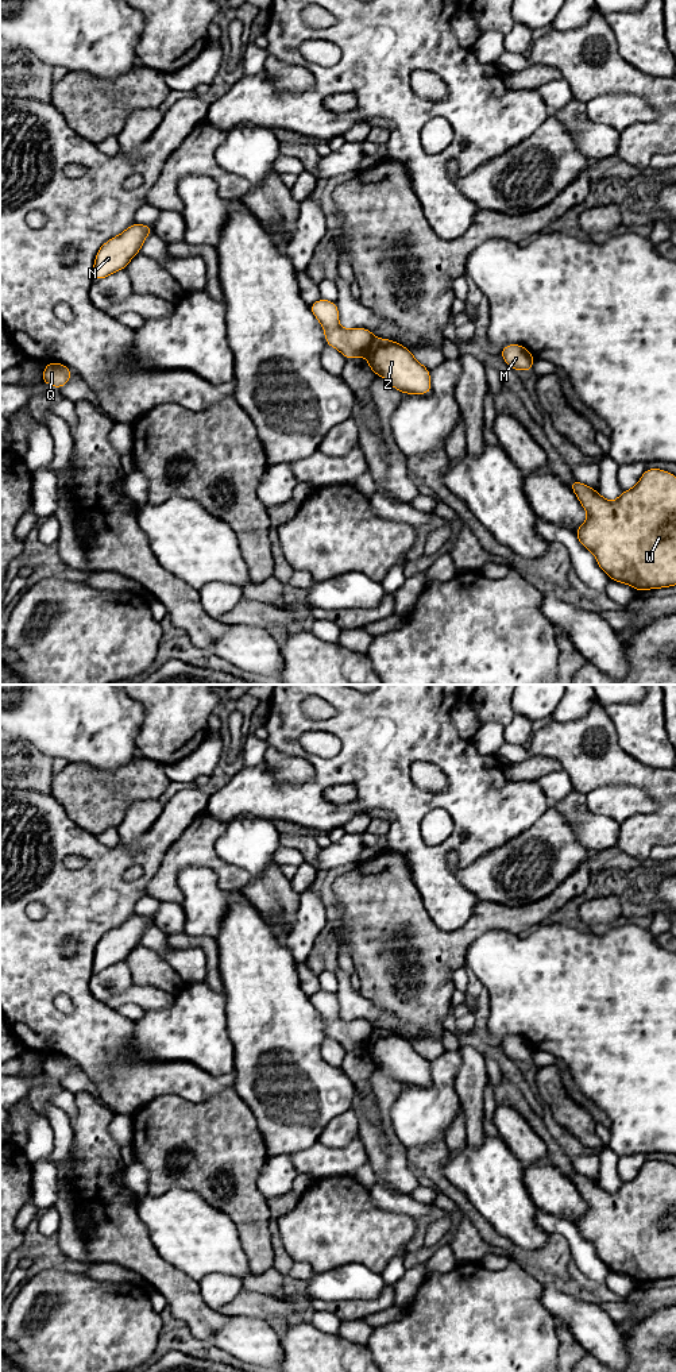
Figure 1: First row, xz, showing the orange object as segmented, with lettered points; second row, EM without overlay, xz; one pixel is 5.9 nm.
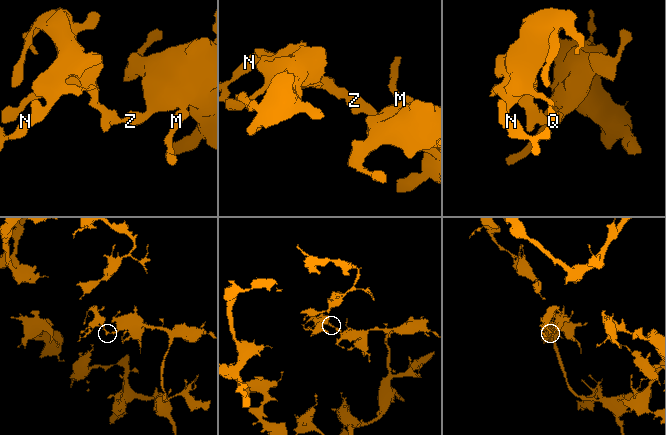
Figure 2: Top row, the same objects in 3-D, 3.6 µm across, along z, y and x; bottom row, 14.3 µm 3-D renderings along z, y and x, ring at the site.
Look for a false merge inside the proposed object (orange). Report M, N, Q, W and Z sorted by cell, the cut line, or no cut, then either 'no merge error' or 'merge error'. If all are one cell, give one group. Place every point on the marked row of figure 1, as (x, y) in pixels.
groups M W Z / N Q; cut xz (375, 339), (364, 355); merge error

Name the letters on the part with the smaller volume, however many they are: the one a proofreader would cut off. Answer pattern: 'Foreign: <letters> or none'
Foreign: N, Q

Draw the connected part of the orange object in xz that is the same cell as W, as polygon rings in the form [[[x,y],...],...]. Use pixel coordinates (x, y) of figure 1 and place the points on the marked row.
[[[646,469],[638,483],[622,490],[617,501],[604,500],[598,490],[576,479],[571,481],[569,487],[588,514],[575,533],[611,581],[638,591],[676,585],[676,475],[661,469]]]

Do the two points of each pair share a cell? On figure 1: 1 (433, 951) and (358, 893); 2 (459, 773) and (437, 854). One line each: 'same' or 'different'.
1: same
2: same

